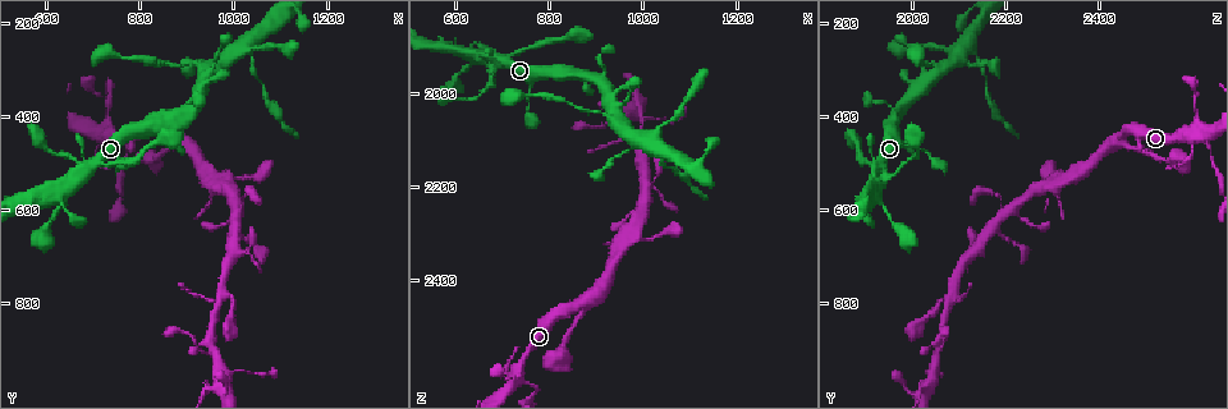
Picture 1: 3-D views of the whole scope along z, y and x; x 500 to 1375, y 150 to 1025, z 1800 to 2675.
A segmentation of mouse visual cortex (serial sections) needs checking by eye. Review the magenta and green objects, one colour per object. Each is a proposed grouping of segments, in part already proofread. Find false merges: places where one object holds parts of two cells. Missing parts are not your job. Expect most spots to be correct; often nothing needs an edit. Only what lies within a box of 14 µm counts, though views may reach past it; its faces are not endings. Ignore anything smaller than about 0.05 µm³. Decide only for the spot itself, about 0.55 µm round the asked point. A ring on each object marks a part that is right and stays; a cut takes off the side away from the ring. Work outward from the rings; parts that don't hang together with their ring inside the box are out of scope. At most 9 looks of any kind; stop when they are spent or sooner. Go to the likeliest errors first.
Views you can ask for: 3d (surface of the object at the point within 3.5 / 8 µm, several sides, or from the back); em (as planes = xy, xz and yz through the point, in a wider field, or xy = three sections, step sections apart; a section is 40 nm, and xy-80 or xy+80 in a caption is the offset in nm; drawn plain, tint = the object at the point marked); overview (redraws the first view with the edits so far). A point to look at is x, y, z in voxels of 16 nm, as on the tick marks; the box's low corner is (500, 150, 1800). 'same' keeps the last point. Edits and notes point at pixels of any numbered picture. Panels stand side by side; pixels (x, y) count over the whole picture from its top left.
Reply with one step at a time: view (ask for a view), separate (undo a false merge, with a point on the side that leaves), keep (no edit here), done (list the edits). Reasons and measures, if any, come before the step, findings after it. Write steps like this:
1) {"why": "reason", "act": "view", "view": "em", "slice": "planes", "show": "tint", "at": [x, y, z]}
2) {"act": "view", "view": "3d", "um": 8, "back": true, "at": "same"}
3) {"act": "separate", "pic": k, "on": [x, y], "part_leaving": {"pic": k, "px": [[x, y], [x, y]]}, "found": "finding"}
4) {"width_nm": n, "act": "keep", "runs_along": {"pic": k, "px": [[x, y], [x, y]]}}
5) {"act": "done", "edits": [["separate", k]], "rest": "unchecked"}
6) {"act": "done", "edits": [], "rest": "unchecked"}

{"why": "looks like a crossing", "act": "view", "view": "3d", "um": 3.5, "at": [695, 515, 1930]}

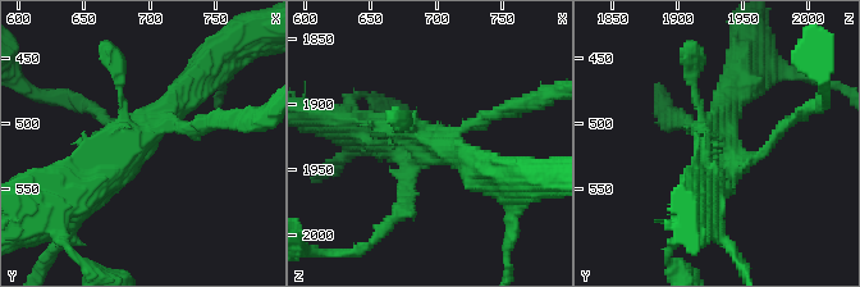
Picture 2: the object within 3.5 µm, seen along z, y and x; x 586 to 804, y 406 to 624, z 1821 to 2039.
{"why": "shape alone is not enough", "act": "view", "view": "em", "slice": "xy", "step": 5, "show": "tint", "at": [694, 512, 1930]}

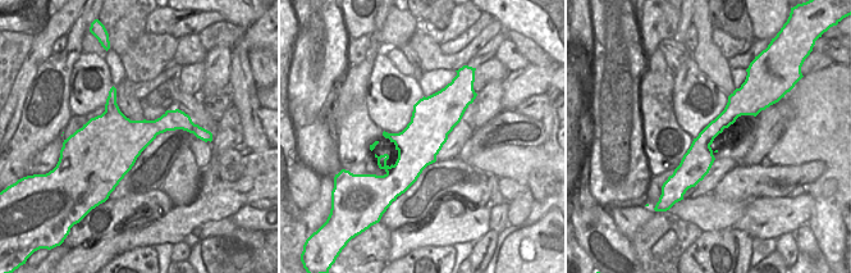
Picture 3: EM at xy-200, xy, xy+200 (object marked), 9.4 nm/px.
{"act": "keep", "runs_along": {"pic": 2, "px": [[196, 83], [101, 178], [74, 194]]}, "found": "one cell here"}

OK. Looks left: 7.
{"act": "view", "view": "3d", "um": 3.5, "at": [715, 360, 2610]}

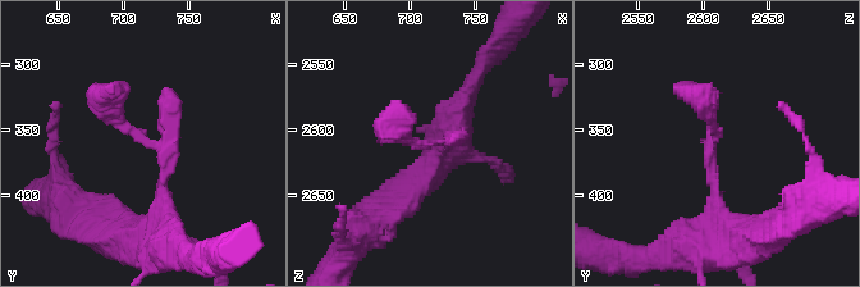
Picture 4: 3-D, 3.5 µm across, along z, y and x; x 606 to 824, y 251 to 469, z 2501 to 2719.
{"act": "view", "view": "em", "slice": "xy", "step": 5, "show": "tint", "at": [722, 360, 2610]}

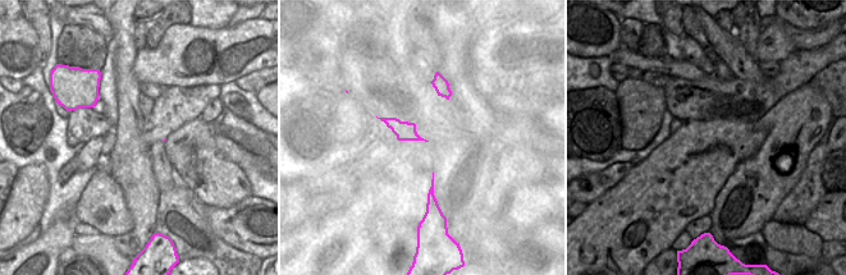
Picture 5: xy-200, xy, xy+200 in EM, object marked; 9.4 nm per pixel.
{"act": "keep", "found": "all the same cell"}

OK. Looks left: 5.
{"why": "arms part here", "act": "view", "view": "3d", "um": 3.5, "at": [1005, 600, 2195]}

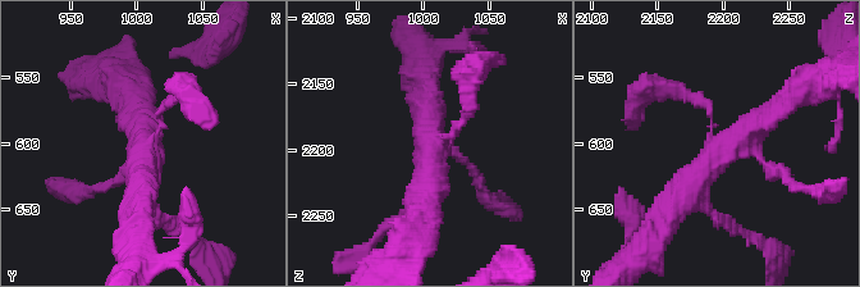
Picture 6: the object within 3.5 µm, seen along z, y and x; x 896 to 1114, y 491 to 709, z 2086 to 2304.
{"act": "view", "view": "em", "slice": "xy", "step": 5, "show": "tint", "at": [1006, 606, 2200]}

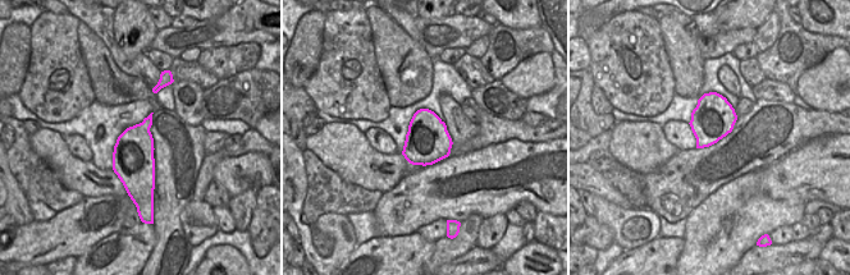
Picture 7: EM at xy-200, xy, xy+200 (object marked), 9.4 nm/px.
{"act": "keep", "runs_along": {"pic": 6, "px": [[787, 101], [721, 149], [666, 219]]}, "found": "continuous, no second cell"}

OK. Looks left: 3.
{"why": "three-way junction", "act": "view", "view": "3d", "um": 3.5, "at": [965, 940, 2040]}

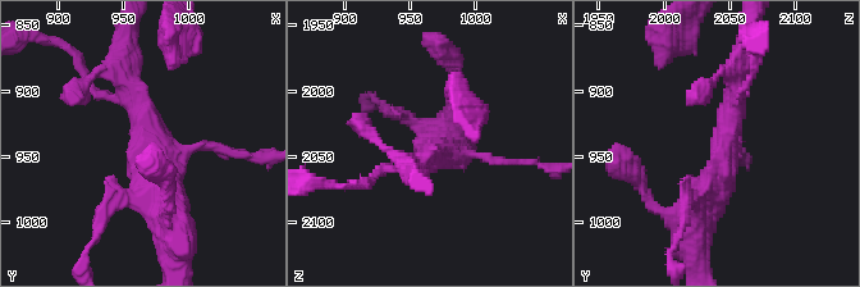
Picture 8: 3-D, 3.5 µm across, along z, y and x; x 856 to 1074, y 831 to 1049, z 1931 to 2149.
{"why": "need the tissue", "act": "view", "view": "em", "slice": "planes", "show": "tint", "at": [972, 942, 2048]}

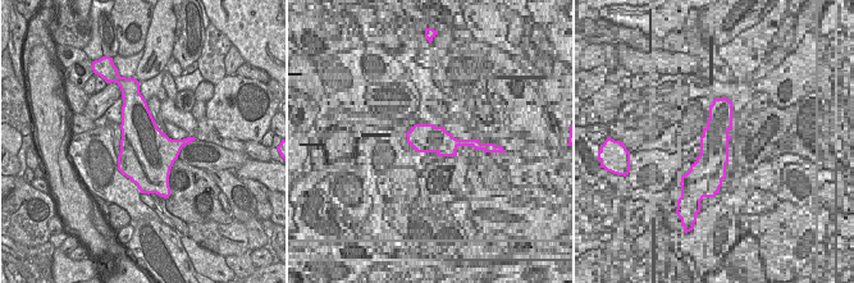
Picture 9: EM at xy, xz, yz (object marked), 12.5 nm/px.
{"act": "view", "view": "em", "slice": "xy", "step": 1, "show": "tint", "at": "same"}

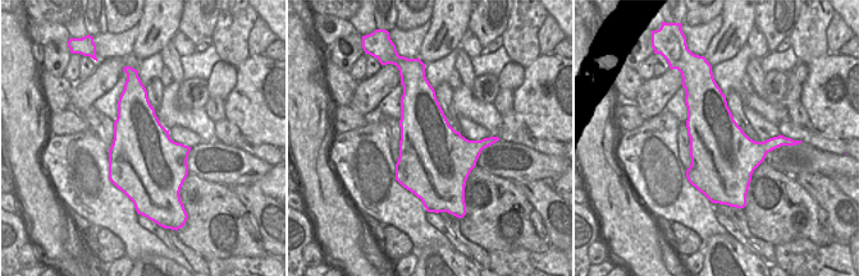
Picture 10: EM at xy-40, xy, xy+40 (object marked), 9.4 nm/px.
{"act": "keep", "runs_along": {"pic": 8, "px": [[126, 65], [173, 222]]}, "found": "continuous, no second cell"}

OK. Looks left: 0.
{"act": "done", "edits": [], "rest": "unchecked"}

